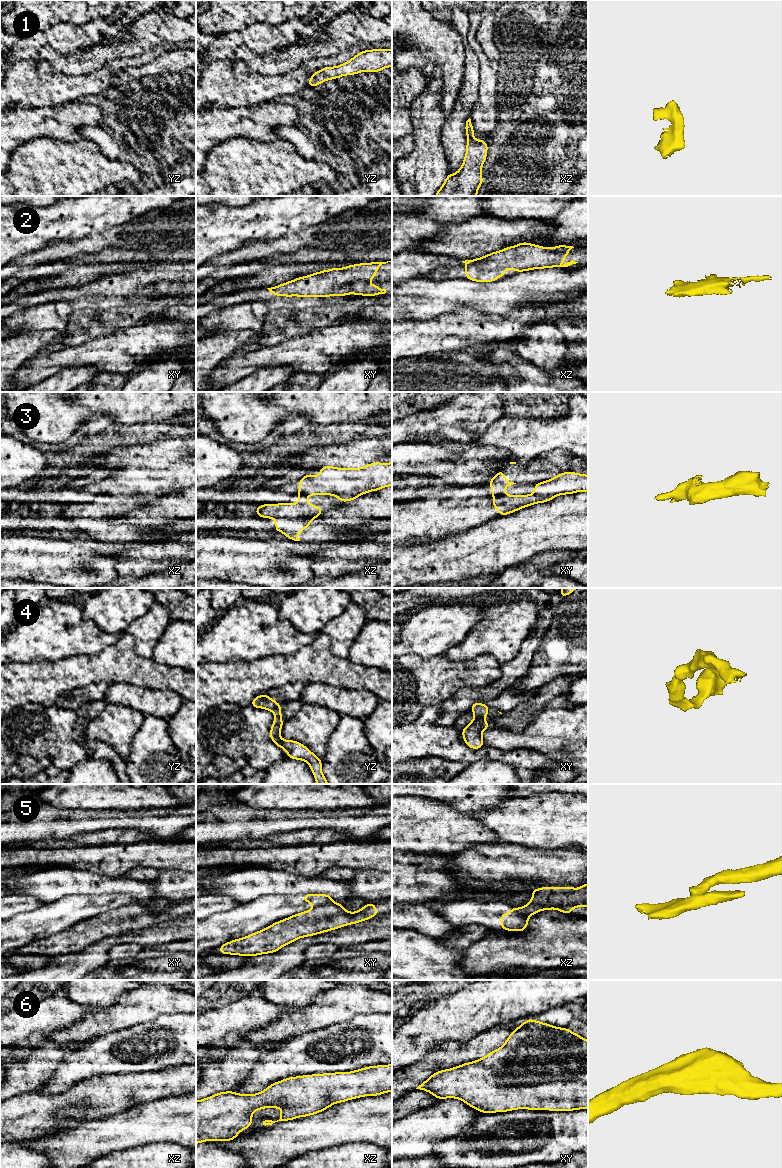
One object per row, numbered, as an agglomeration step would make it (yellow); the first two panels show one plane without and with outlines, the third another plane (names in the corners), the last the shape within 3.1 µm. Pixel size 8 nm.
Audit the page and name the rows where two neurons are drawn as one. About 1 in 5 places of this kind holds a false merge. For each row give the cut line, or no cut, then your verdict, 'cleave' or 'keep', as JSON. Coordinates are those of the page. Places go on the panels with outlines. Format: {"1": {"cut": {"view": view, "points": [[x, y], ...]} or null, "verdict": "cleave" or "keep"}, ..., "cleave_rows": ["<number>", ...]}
{"1": {"cut": null, "verdict": "keep"}, "2": {"cut": null, "verdict": "keep"}, "3": {"cut": {"view": "xy", "points": [[503, 492], [494, 496]]}, "verdict": "cleave"}, "4": {"cut": null, "verdict": "keep"}, "5": {"cut": {"view": "xy", "points": [[332, 901], [314, 907]]}, "verdict": "cleave"}, "6": {"cut": null, "verdict": "keep"}, "cleave_rows": ["3", "5"]}

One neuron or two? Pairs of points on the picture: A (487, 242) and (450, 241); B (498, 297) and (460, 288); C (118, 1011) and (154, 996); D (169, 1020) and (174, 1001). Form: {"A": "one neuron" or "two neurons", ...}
{"A": "one neuron", "B": "one neuron", "C": "one neuron", "D": "two neurons"}

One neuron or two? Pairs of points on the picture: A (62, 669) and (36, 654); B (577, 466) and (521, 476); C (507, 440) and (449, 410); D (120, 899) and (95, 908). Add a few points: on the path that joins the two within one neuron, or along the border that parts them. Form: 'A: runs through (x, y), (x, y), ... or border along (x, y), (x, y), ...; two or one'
A: border along (72, 655), (54, 661), (26, 663); two
B: runs through (563, 465), (548, 465), (535, 471); one
C: border along (504, 414), (476, 436), (462, 429); two
D: runs through (114, 902), (101, 904); one

